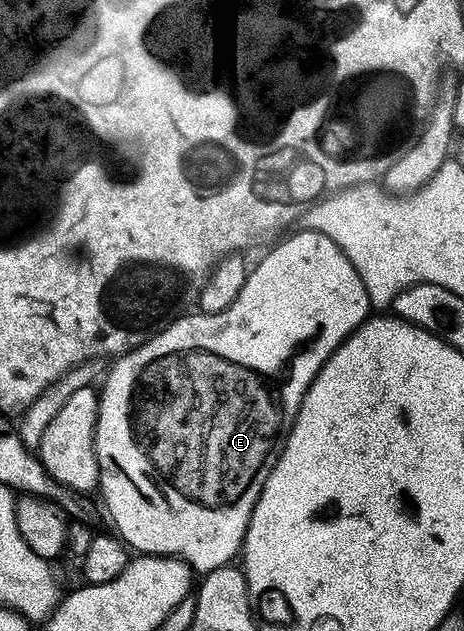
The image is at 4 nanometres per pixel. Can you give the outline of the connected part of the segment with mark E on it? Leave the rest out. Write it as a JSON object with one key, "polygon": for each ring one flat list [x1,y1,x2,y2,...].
{"polygon":[[301,230,295,236,287,235,287,240,279,239,274,249,249,269,239,296,220,313,183,314,170,321,161,332,155,332,146,343,132,349,126,355,117,357,110,373,101,381,98,398,98,421,94,445,98,459,98,488,106,503,106,512,114,523,113,531,123,544,135,553,147,556,177,556,189,564,195,573,205,574,217,568,227,567,230,560,239,555,242,539,246,537,246,527,252,518,252,510,260,498,260,490,266,481,268,465,272,457,281,449,286,435,292,430,296,414,302,405,304,394,316,374,328,362,332,353,371,315,370,295,352,262,328,238,319,232]]}

